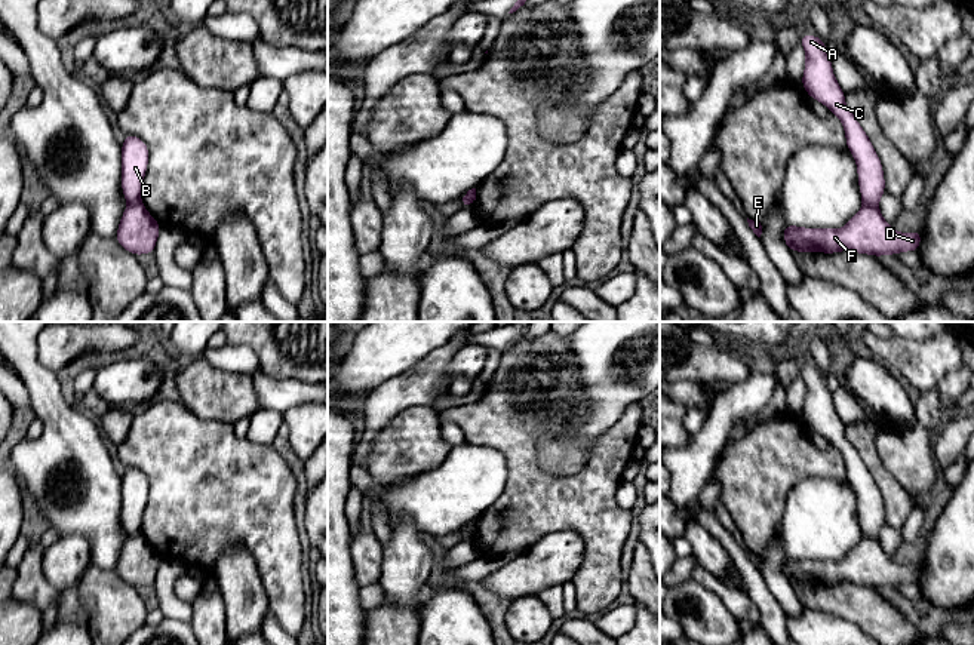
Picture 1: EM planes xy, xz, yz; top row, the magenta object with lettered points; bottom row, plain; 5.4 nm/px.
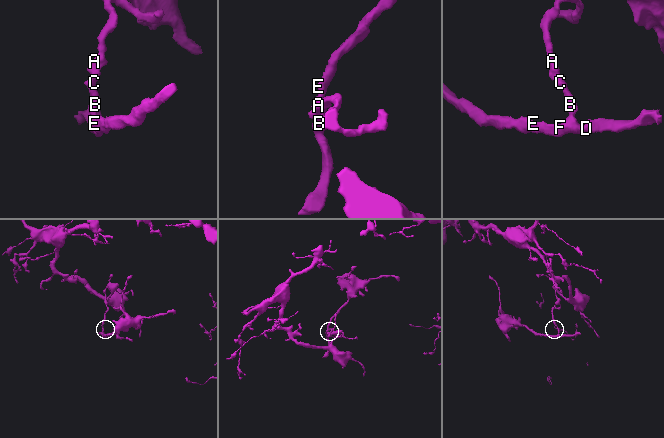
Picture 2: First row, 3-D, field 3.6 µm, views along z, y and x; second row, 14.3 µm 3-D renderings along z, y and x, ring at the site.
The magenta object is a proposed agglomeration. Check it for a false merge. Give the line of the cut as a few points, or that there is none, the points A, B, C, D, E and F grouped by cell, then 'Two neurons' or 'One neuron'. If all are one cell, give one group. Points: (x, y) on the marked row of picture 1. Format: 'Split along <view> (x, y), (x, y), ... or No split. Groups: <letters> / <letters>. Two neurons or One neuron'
Split along yz (865, 203), (876, 206). Groups: A B C / D E F. Two neurons

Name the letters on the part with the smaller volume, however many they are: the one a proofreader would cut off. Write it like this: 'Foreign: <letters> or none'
Foreign: D, E, F

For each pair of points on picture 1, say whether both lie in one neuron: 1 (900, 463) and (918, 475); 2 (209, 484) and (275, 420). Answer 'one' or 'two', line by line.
1: one
2: two

